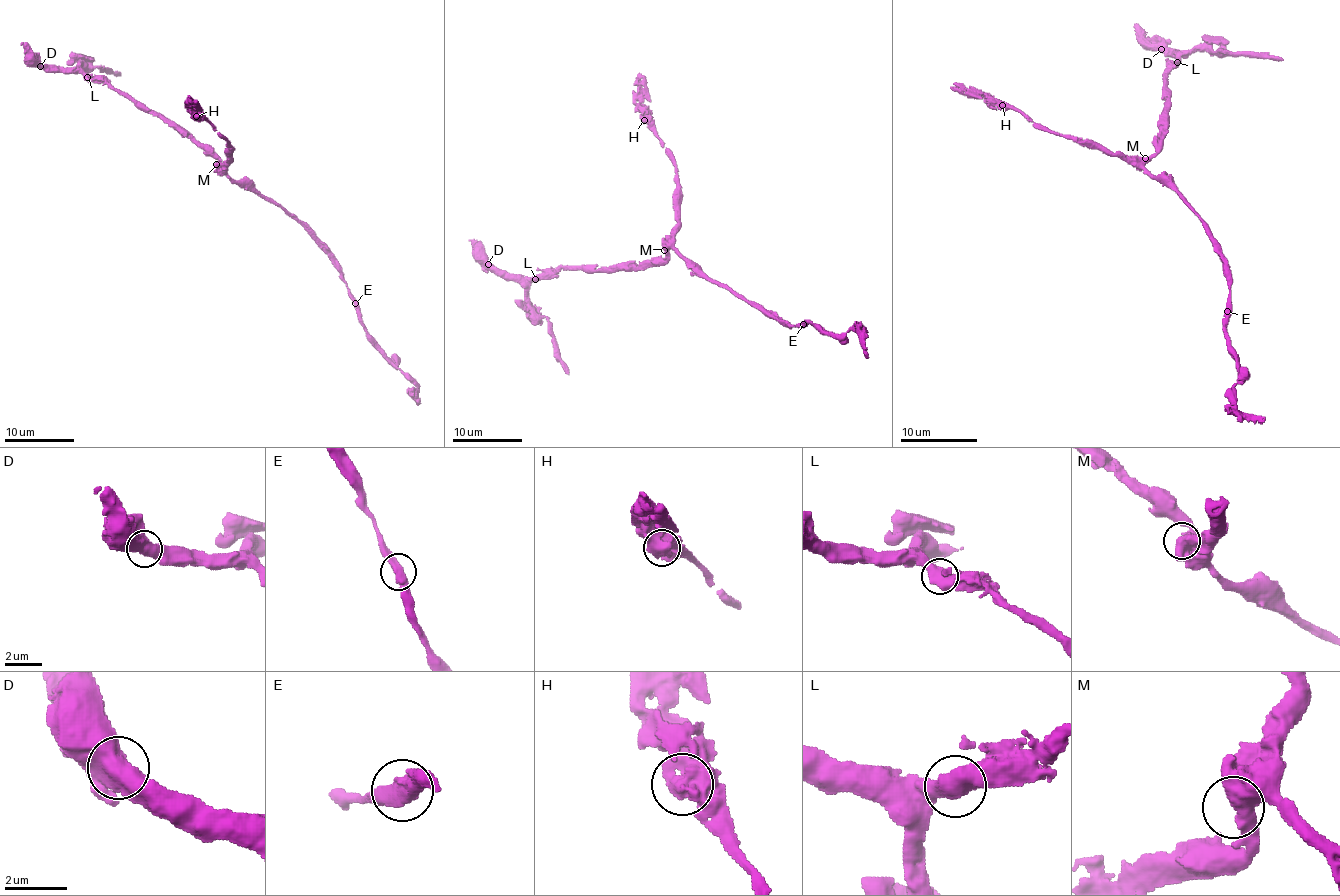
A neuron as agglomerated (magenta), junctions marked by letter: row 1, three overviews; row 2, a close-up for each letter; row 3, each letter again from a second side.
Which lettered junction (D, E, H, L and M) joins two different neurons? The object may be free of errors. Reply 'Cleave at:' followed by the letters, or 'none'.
Cleave at: none

